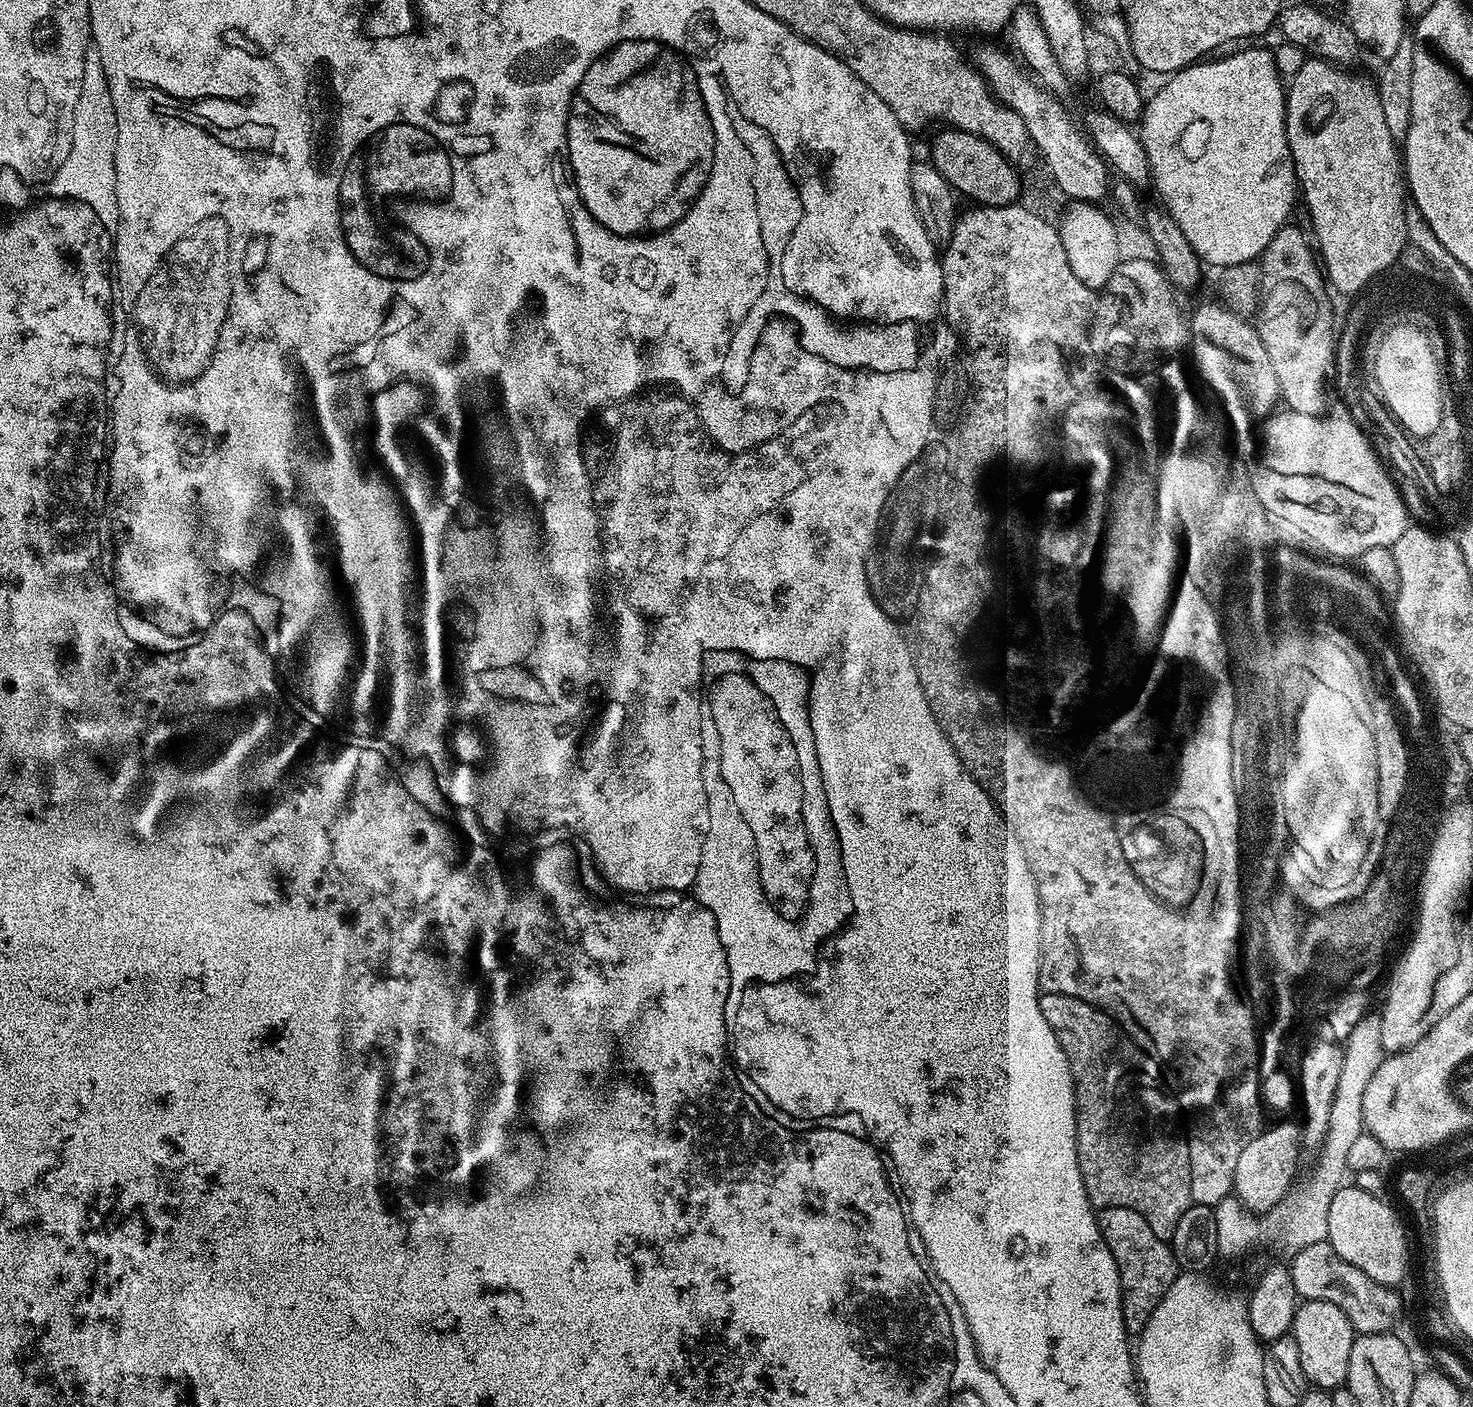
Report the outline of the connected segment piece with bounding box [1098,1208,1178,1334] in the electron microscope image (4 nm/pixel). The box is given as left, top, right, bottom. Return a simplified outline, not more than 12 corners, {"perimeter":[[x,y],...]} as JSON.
{"perimeter":[[1102,1208],[1124,1325],[1139,1334],[1178,1265],[1138,1210]]}

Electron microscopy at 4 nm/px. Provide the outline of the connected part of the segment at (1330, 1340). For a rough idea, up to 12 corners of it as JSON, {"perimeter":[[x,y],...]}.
{"perimeter":[[1303,1301],[1290,1333],[1304,1379],[1347,1381],[1357,1333],[1334,1302]]}

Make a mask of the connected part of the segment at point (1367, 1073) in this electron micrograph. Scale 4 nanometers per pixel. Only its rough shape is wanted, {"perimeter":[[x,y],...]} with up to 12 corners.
{"perimeter":[[1379,1015],[1342,1047],[1330,1126],[1290,1196],[1284,1244],[1328,1239],[1330,1202],[1365,1131],[1362,1094],[1386,1055]]}

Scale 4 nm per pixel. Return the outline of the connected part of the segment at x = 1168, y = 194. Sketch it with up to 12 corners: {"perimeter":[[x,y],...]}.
{"perimeter":[[1264,48],[1169,75],[1138,124],[1159,203],[1216,270],[1289,223]]}

